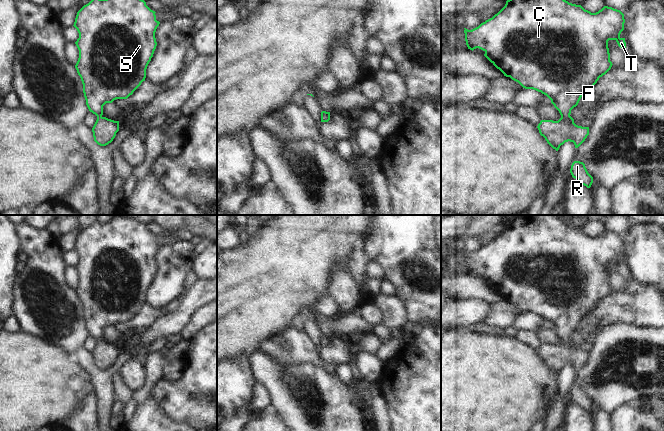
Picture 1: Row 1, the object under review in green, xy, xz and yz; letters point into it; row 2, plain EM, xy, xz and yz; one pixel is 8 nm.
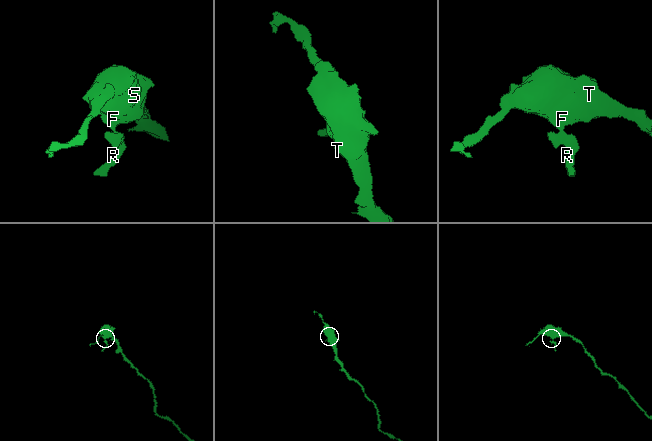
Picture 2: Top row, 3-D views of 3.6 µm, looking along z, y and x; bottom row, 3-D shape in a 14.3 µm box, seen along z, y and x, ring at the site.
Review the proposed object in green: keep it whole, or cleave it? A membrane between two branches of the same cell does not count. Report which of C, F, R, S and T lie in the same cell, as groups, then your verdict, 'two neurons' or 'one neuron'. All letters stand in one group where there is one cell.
C F R S T | one neuron

